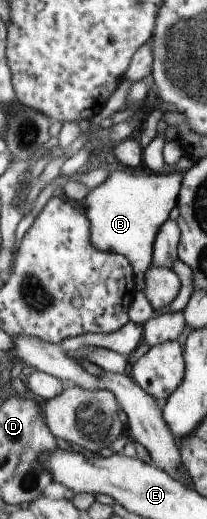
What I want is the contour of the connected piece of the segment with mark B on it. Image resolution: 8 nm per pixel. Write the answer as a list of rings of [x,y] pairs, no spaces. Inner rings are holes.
[[[115,169],[115,171],[109,171],[105,181],[97,185],[95,189],[88,191],[80,202],[84,210],[84,217],[89,223],[89,244],[100,253],[118,254],[125,257],[132,266],[137,291],[143,290],[143,273],[151,265],[154,238],[160,226],[170,218],[169,212],[171,209],[176,207],[177,195],[179,194],[183,179],[184,173],[181,171],[139,175],[139,173],[127,173],[123,169]]]

